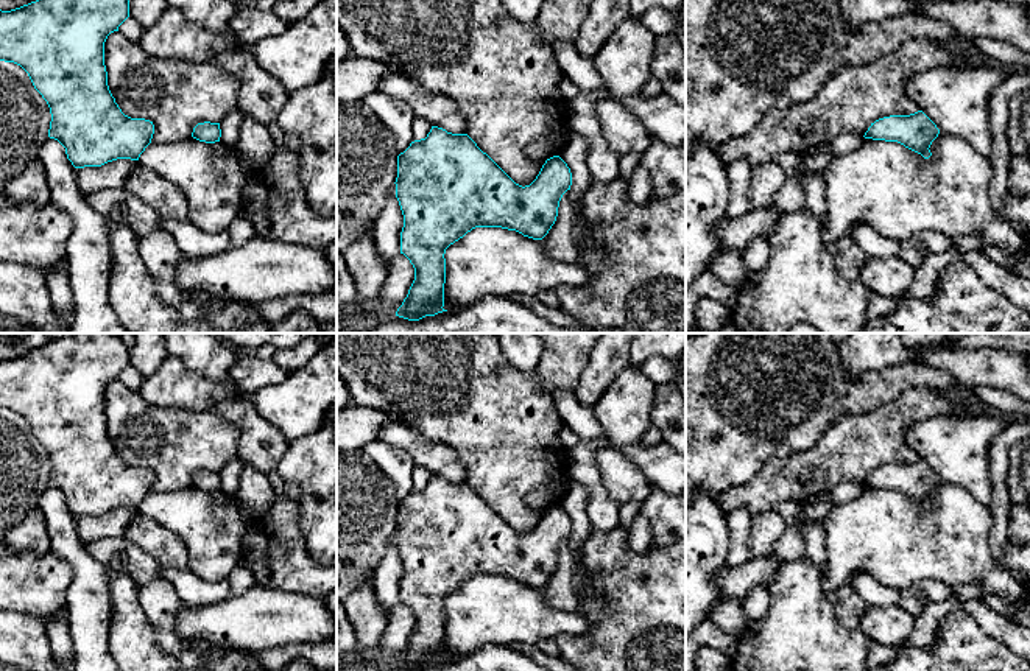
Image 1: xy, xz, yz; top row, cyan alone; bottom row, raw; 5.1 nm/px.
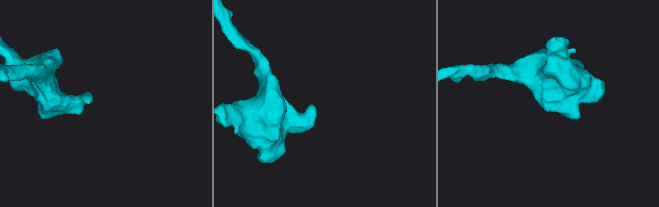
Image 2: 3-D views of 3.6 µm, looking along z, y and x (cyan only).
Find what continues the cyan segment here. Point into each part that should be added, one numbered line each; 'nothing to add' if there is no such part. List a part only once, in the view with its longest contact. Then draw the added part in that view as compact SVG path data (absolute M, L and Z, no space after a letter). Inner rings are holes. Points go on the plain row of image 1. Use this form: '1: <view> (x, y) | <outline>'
nothing to add

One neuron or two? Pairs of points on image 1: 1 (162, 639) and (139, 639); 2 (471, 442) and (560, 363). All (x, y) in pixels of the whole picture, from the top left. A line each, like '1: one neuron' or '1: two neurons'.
1: two neurons
2: two neurons

